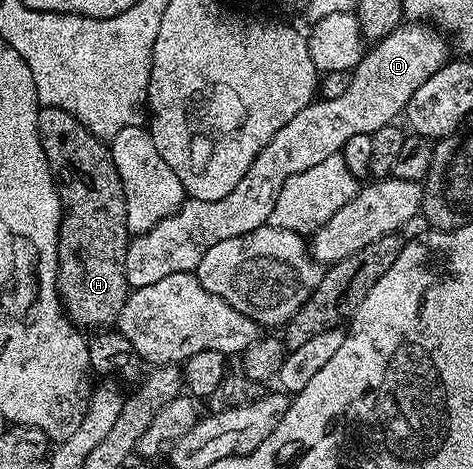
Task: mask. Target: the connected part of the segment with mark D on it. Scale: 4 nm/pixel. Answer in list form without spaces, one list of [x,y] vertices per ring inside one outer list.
[[[403,23],[392,35],[377,42],[371,48],[374,50],[371,53],[369,50],[350,73],[348,88],[337,99],[315,99],[308,107],[296,111],[296,115],[272,135],[260,155],[256,155],[252,167],[244,171],[244,179],[240,179],[224,199],[187,199],[168,219],[160,219],[152,231],[137,234],[126,249],[127,286],[135,290],[164,279],[164,275],[194,273],[200,259],[204,259],[205,253],[216,247],[216,243],[236,239],[236,235],[248,235],[248,231],[267,224],[272,207],[276,207],[280,187],[284,187],[292,175],[300,175],[300,171],[308,171],[308,167],[316,167],[316,163],[324,163],[324,159],[341,153],[352,135],[370,135],[380,131],[380,127],[395,124],[403,116],[417,89],[451,60],[451,46],[448,41],[446,46],[445,40],[447,38],[433,24]]]

